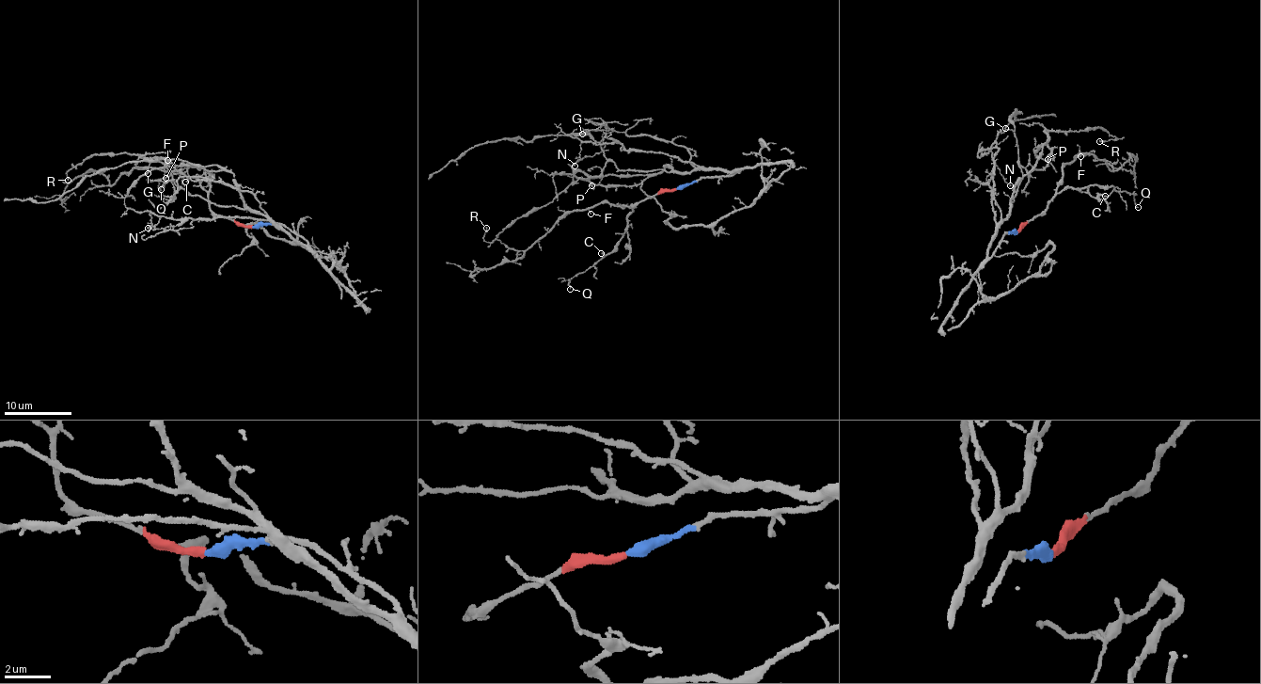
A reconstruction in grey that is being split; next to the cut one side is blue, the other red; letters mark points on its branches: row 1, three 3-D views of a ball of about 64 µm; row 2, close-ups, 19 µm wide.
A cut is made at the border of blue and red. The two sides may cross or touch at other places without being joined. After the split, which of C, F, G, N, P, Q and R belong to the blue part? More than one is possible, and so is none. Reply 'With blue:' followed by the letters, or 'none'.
With blue: G, N, P, R

